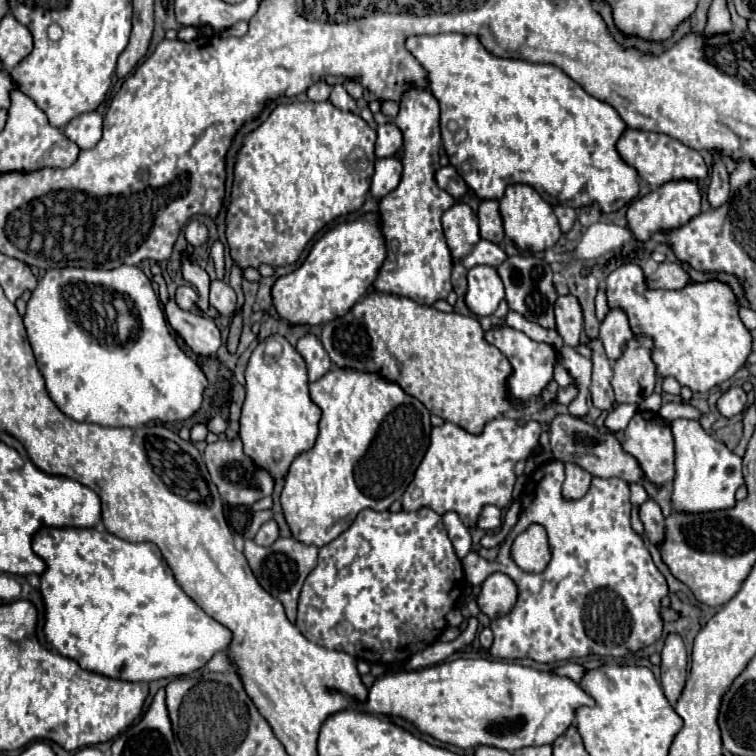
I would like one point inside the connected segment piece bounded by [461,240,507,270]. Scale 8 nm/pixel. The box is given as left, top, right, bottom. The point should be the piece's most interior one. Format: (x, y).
(485, 252)

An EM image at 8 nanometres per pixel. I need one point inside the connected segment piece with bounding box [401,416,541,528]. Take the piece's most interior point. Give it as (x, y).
(460, 472)

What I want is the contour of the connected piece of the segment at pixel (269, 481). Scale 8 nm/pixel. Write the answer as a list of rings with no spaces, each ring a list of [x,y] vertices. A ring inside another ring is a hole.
[[[241,438],[217,440],[215,444],[207,444],[203,458],[205,458],[205,466],[209,470],[211,482],[217,486],[223,502],[233,504],[233,506],[239,506],[239,504],[251,506],[253,502],[273,494],[275,478],[265,468],[259,468],[257,464],[253,466],[253,460],[249,456],[245,456],[245,452],[241,448]]]

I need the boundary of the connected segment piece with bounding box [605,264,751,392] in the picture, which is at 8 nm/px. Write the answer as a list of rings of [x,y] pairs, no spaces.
[[[623,264],[607,276],[605,294],[609,308],[617,308],[627,314],[631,332],[635,336],[651,336],[653,340],[651,360],[657,366],[657,376],[661,378],[673,376],[679,380],[681,386],[689,386],[693,392],[707,392],[713,386],[729,380],[751,354],[751,334],[739,318],[739,308],[731,288],[721,282],[715,280],[703,284],[695,282],[681,290],[649,290],[645,286],[645,274],[641,266]]]

